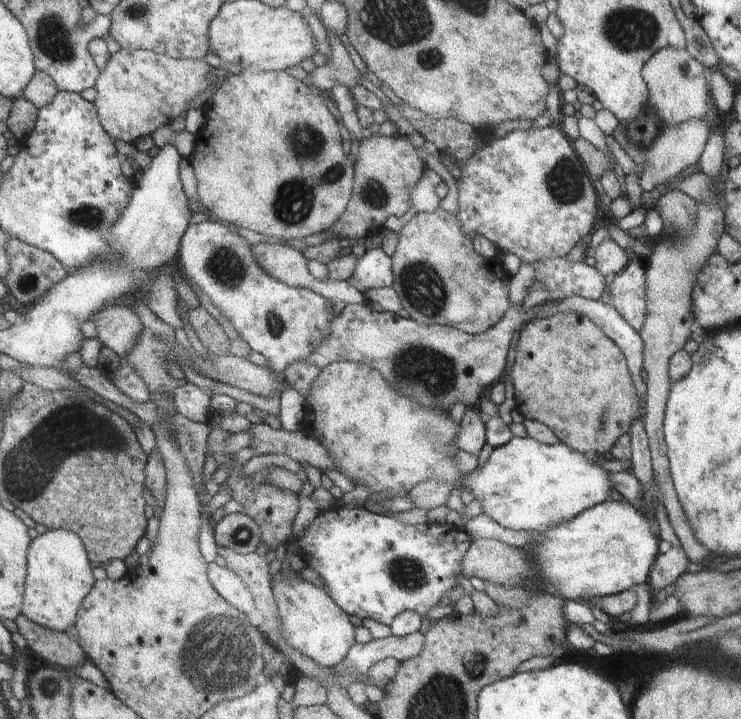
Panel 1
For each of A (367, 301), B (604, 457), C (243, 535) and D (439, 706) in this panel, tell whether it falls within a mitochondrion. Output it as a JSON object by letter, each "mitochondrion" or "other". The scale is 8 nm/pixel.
{"A":"other","B":"other","C":"mitochondrion","D":"mitochondrion"}

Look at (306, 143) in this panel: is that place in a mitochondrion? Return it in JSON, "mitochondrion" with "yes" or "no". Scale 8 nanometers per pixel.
{"mitochondrion":"yes"}

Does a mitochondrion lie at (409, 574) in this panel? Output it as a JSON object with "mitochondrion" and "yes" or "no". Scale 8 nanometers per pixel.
{"mitochondrion":"yes"}

